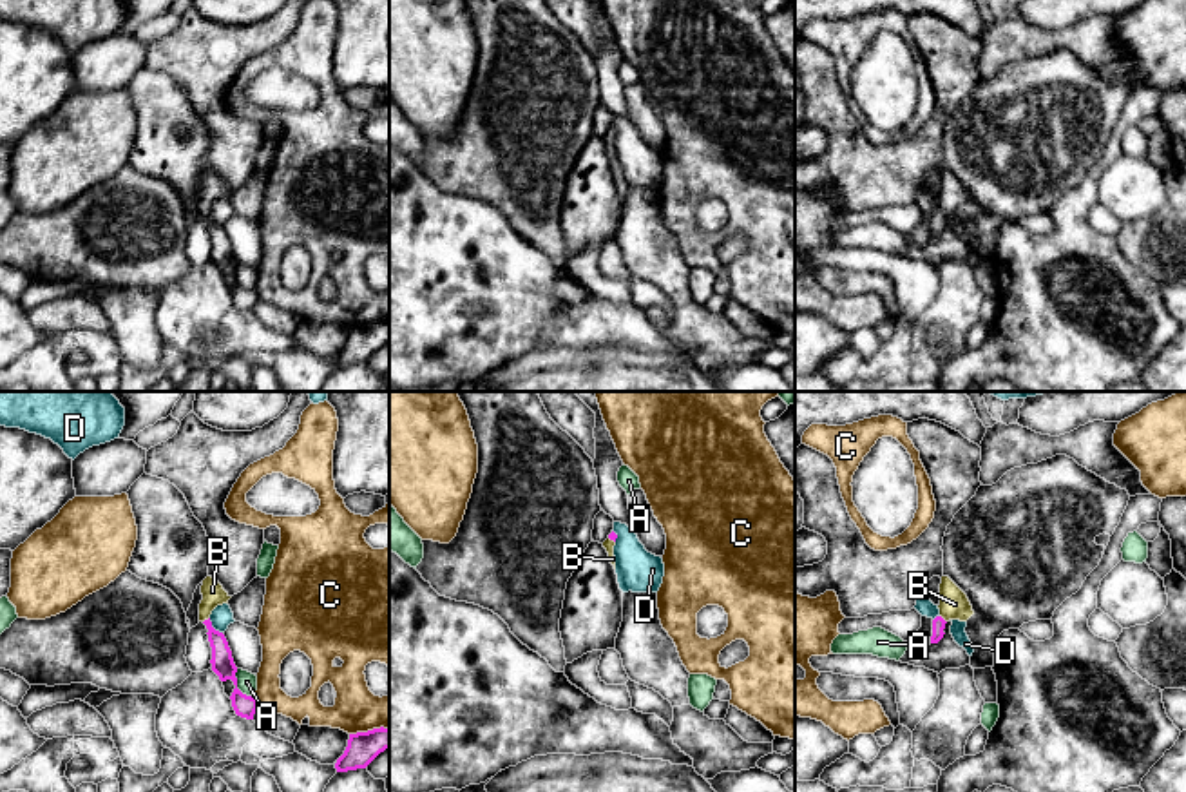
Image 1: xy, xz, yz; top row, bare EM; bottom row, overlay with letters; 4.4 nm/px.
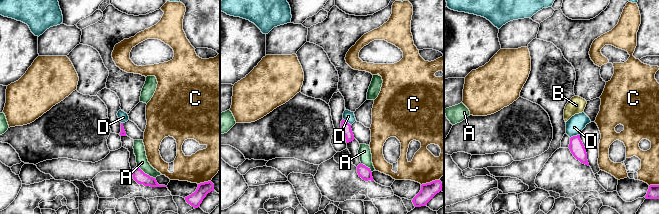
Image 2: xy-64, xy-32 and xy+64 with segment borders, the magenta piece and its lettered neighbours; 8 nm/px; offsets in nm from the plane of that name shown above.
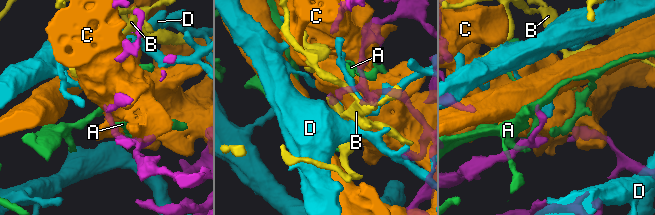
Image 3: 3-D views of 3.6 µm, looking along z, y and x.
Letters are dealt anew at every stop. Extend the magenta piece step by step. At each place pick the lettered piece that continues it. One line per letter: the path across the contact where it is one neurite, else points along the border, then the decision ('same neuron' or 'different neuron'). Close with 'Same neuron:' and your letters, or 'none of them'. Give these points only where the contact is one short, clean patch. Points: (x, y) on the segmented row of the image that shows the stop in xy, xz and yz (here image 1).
A: different neuron
B: across xy (223, 666), (219, 644), (205, 620), (205, 608), (212, 591) | same neuron
C: different neuron
D: different neuron
Same neuron: B

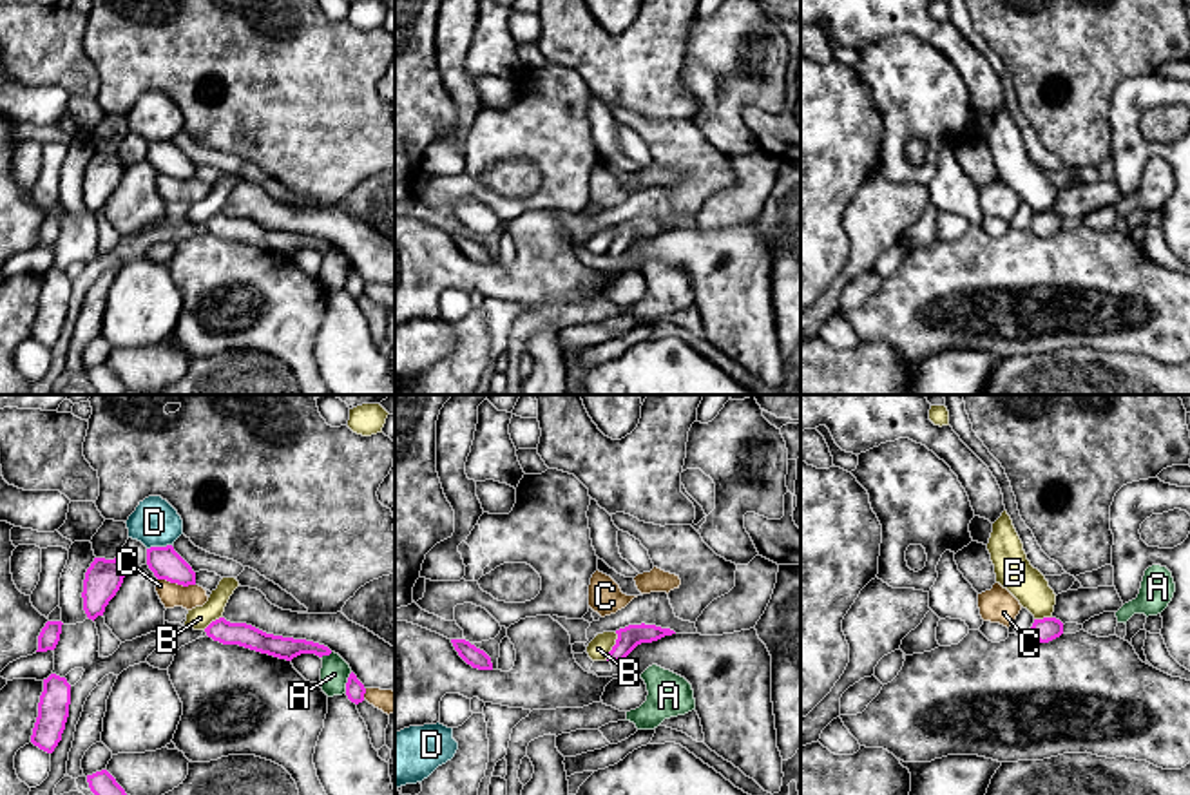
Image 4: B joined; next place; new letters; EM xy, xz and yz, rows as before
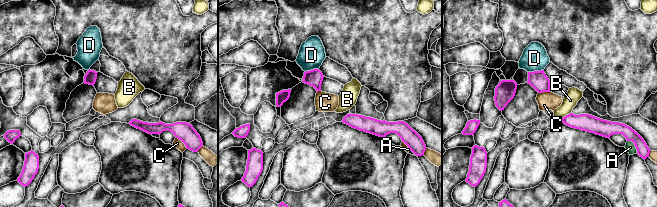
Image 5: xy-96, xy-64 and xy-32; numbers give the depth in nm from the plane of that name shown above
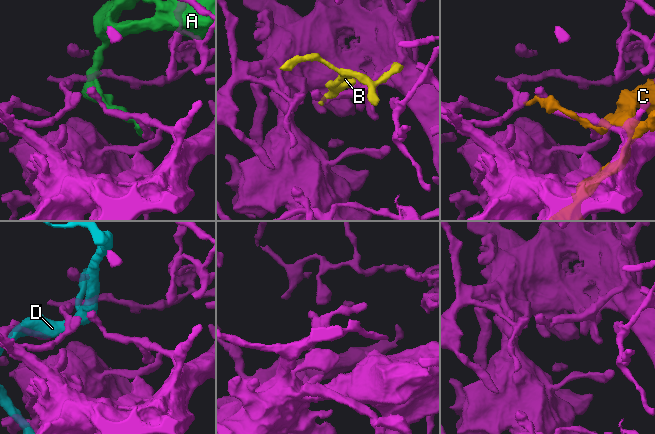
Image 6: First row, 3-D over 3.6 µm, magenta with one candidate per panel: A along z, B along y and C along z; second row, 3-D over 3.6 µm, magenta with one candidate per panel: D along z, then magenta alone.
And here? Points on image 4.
A: different neuron
B: along xz (616, 632), (616, 643), (605, 660) | different neuron
C: different neuron
D: different neuron
Same neuron: none of them

